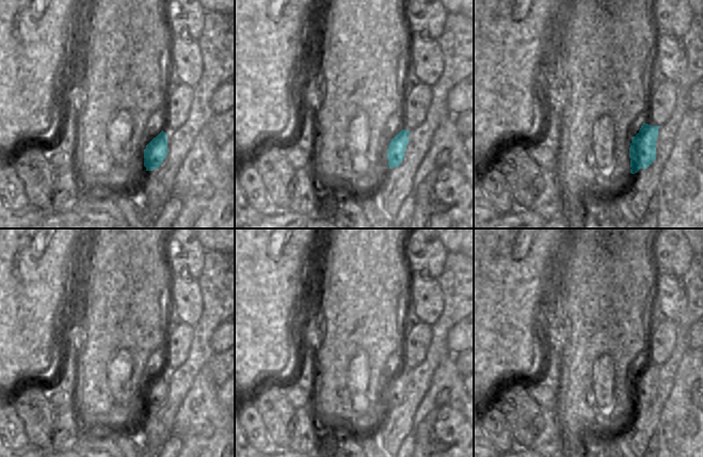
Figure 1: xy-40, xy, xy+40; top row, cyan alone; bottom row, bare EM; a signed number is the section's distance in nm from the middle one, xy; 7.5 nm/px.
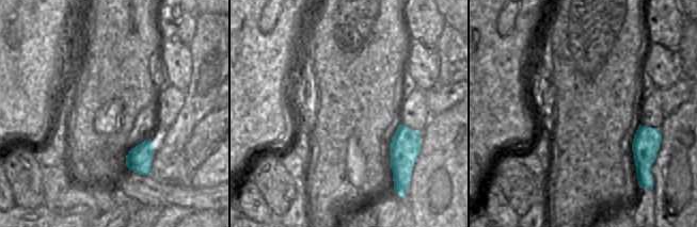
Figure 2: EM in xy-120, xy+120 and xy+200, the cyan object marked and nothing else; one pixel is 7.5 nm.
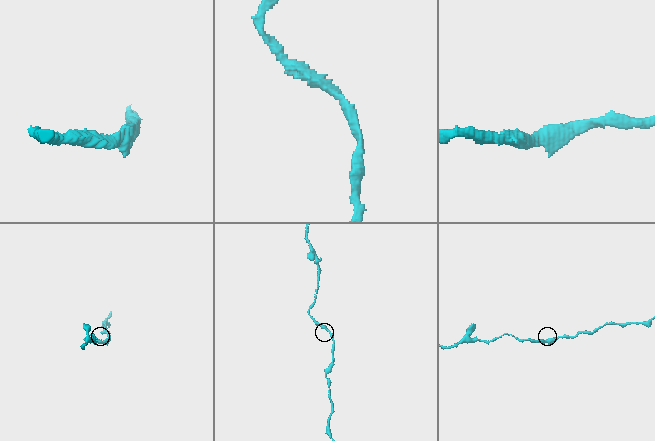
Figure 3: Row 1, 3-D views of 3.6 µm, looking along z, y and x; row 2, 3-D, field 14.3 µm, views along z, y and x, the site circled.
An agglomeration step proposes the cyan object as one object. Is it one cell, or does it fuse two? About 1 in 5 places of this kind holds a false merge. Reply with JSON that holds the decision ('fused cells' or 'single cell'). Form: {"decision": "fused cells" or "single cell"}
{"decision": "single cell"}

